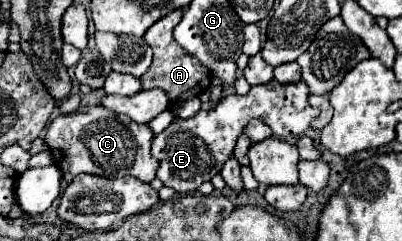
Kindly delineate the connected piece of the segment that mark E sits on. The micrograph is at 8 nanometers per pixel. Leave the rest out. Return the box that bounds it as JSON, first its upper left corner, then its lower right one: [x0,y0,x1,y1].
[152,80,320,194]

